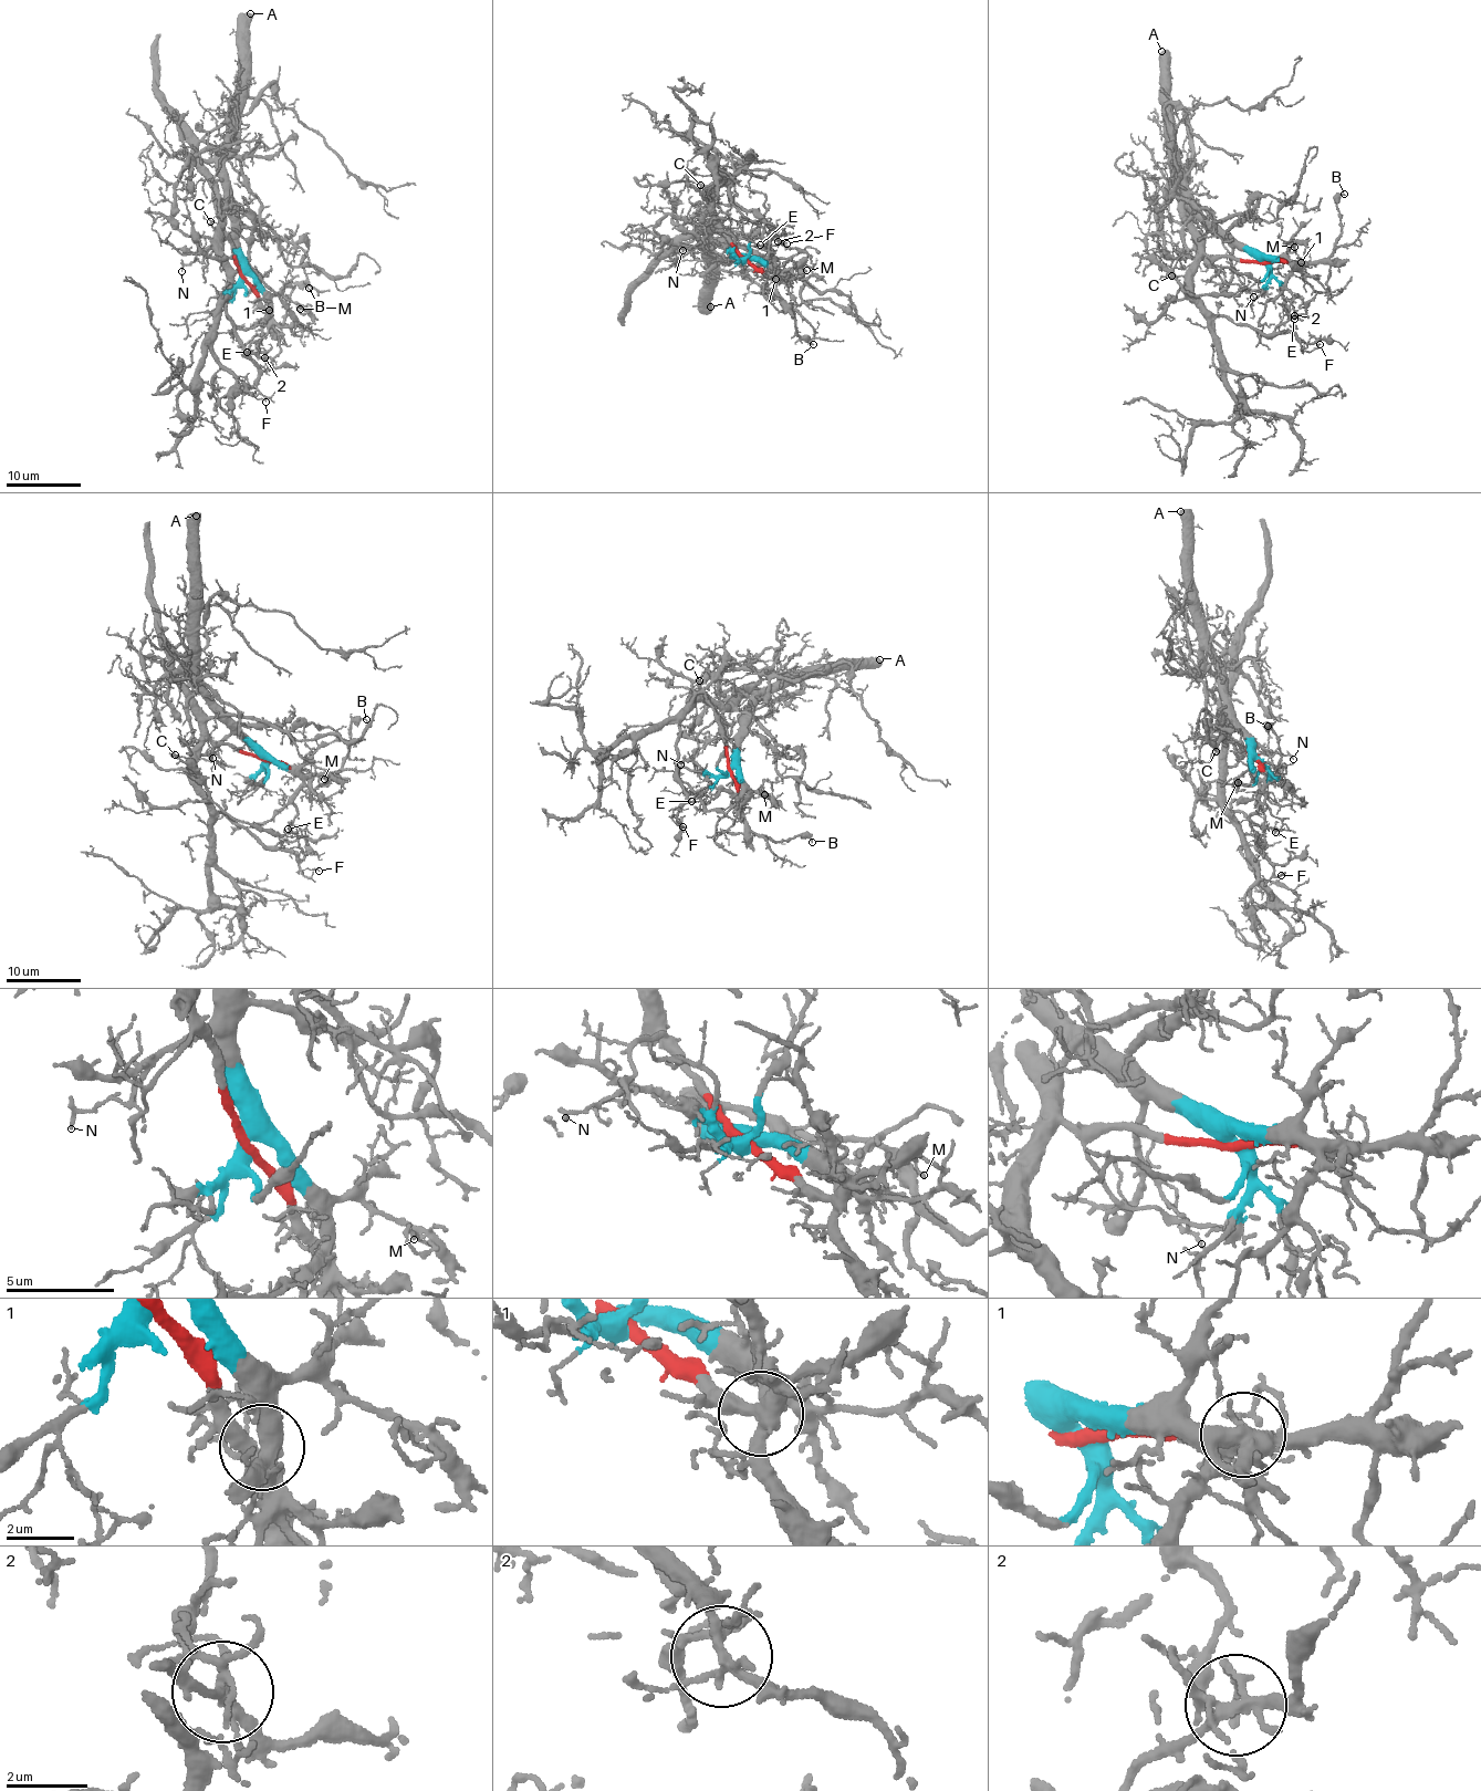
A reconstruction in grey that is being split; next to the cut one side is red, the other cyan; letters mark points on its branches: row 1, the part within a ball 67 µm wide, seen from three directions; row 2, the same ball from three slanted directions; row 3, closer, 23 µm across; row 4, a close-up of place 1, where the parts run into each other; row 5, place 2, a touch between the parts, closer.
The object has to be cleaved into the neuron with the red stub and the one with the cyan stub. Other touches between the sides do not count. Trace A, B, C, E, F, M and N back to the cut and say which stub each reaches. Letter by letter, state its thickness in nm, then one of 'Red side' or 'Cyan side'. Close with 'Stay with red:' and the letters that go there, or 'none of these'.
A: Thickness 550 nm. Cyan side
B: Thickness 200 nm. Cyan side
C: Thickness 220 nm. Red side
E: Thickness 150 nm. Red side
F: Thickness 120 nm. Red side
M: Thickness 130 nm. Cyan side
N: Thickness 110 nm. Cyan side
Stay with red: C, E, F

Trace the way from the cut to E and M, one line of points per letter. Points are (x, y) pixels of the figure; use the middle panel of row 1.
E: (743, 259), (713, 218), (718, 181), (729, 185), (730, 202), (758, 212), (779, 242), (760, 245)
M: (743, 259), (767, 262), (778, 274), (789, 278), (801, 280), (813, 270), (804, 264), (805, 271)

